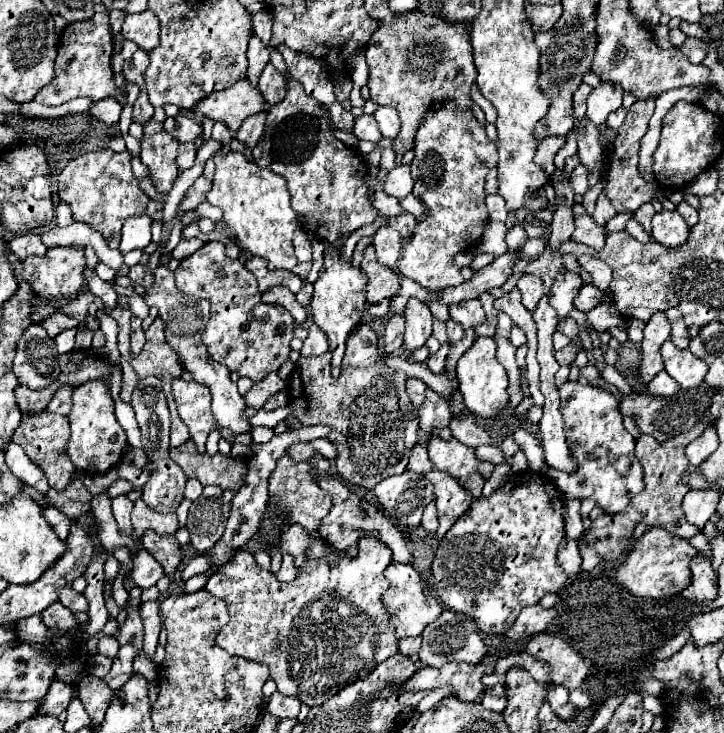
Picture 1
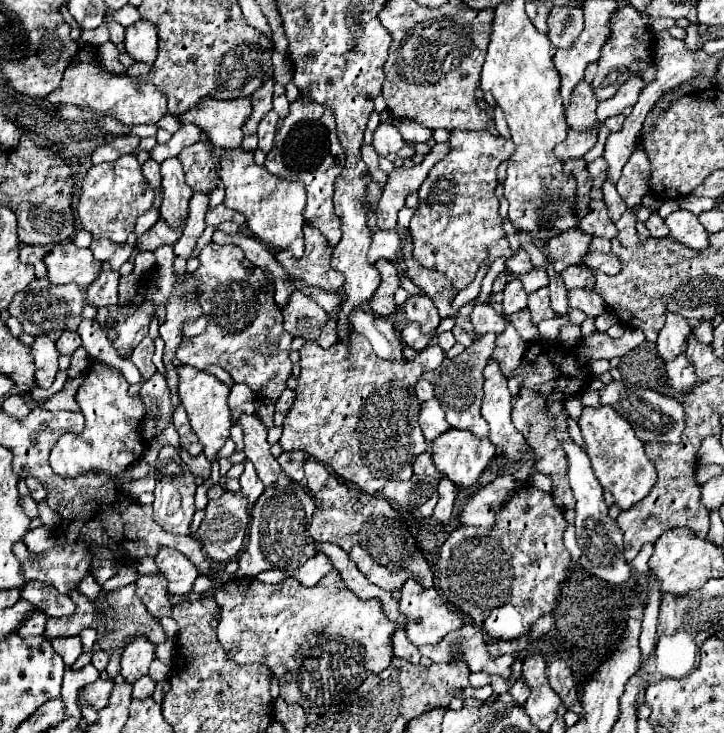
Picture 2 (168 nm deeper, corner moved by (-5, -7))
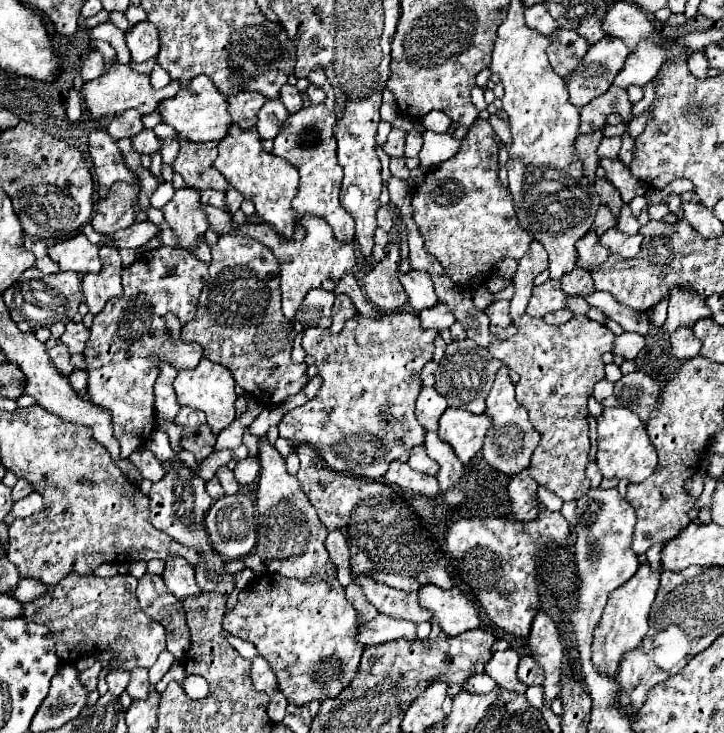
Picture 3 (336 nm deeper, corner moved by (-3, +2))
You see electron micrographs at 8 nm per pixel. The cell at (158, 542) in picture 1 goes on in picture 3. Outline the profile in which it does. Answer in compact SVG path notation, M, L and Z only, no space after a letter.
M171 559L165 563L163 581L165 581L169 593L173 593L177 599L201 595L201 589L195 583L193 567L183 559Z

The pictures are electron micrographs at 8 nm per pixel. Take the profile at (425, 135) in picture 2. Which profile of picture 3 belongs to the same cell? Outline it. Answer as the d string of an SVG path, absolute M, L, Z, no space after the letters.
M431 111L421 121L423 121L425 129L435 131L435 133L445 133L451 127L451 119L445 113L441 113L441 111Z

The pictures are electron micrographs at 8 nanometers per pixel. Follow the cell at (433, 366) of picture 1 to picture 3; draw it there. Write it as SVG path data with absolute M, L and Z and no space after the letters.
M357 313L349 319L343 331L329 333L313 327L303 333L303 349L313 355L323 379L321 391L305 405L289 411L279 423L279 435L297 443L313 445L327 467L339 473L353 473L357 477L381 479L389 467L389 461L407 461L411 449L423 443L425 429L415 419L415 401L421 391L421 369L433 359L437 331L421 329L417 313L383 313L381 317L363 317Z

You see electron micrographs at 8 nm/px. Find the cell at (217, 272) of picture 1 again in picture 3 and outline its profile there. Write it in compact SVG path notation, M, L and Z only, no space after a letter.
M221 235L219 243L211 247L211 263L209 263L209 281L203 287L199 297L195 319L183 325L181 337L183 341L195 341L203 345L203 357L211 359L213 363L225 365L237 385L249 393L257 403L265 407L273 407L283 403L287 397L297 395L307 383L307 365L293 363L291 349L295 339L293 323L281 313L281 291L279 291L279 263L269 247L261 245L251 237L237 237L237 235Z

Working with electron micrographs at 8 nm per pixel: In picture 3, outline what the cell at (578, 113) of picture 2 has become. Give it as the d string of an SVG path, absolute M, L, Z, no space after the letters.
M557 27L551 33L551 45L547 49L549 63L553 65L559 77L567 79L575 71L575 65L585 57L587 49L589 49L587 39L581 37L577 31Z

